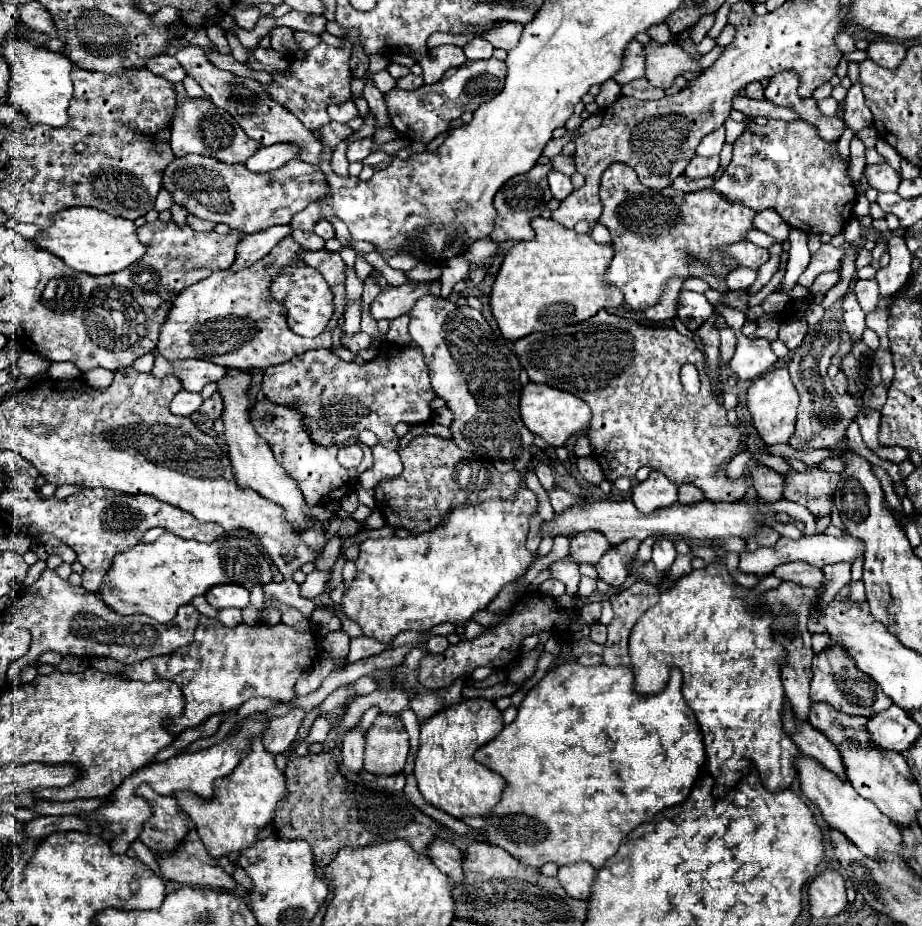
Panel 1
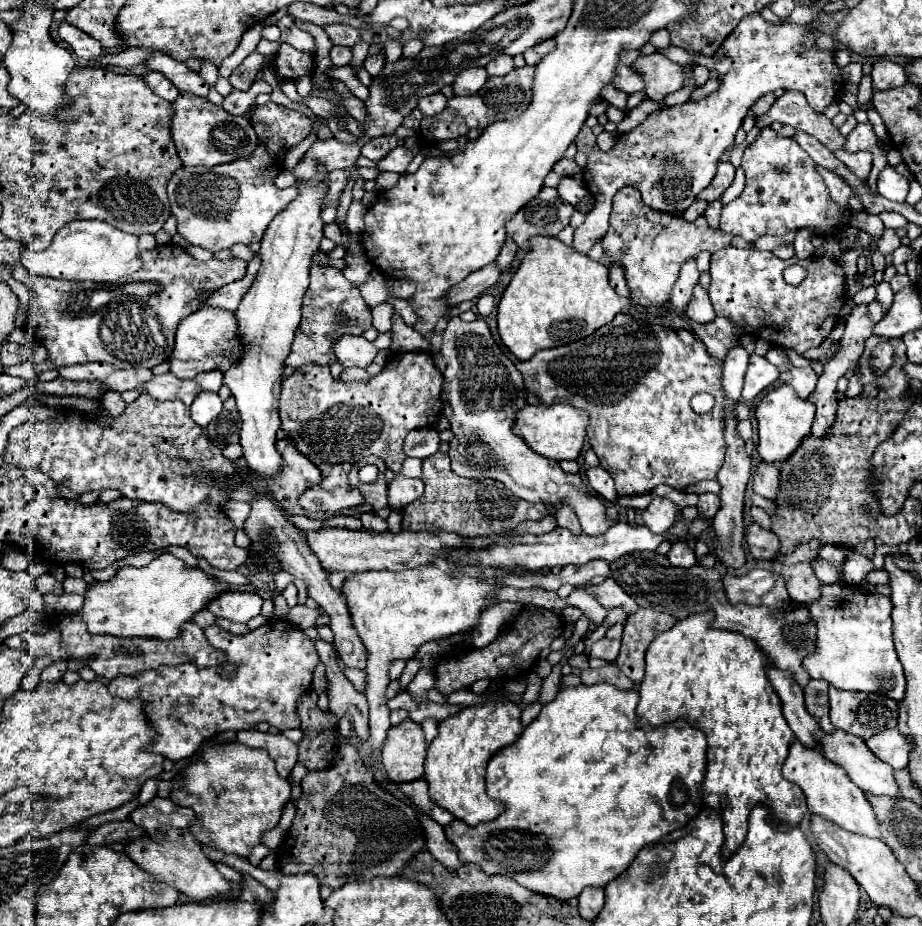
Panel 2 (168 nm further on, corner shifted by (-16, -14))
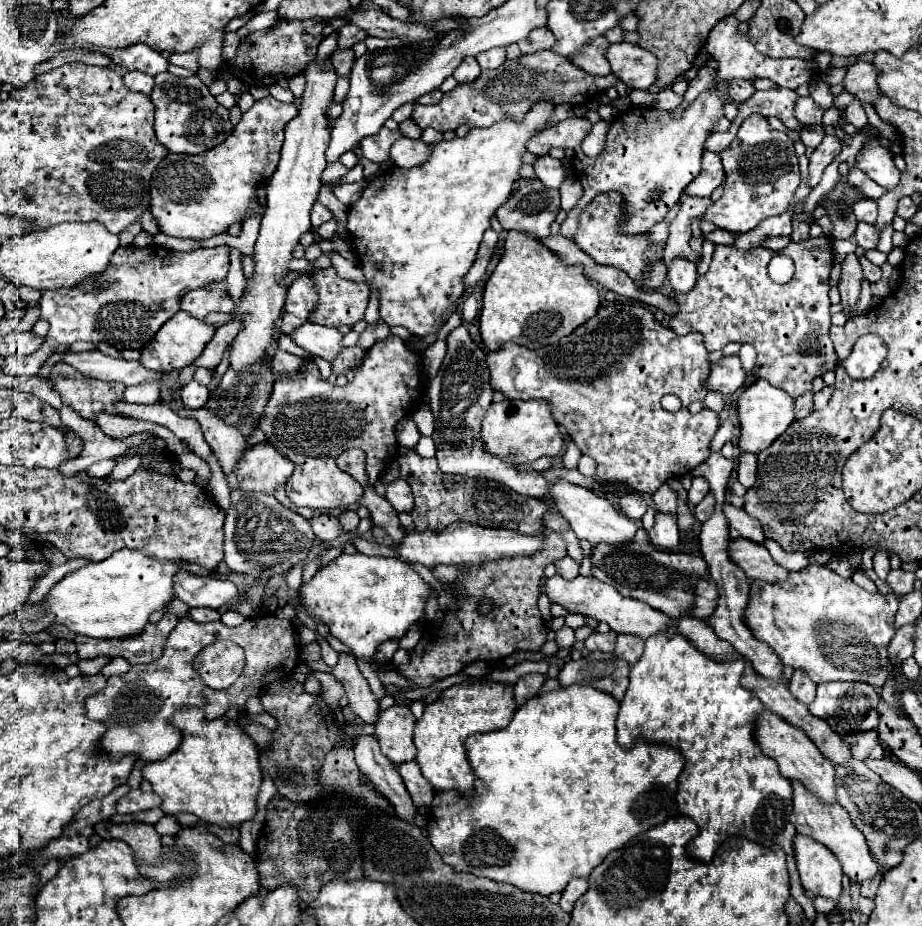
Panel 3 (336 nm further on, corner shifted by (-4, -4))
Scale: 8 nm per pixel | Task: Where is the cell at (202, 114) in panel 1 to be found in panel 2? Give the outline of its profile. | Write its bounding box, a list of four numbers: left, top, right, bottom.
[172,92,258,166]

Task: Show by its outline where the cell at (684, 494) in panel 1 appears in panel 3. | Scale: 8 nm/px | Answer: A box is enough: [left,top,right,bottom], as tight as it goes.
[688,478,710,506]

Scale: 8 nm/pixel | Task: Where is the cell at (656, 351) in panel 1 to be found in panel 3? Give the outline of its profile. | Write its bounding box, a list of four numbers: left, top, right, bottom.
[488,304,720,494]

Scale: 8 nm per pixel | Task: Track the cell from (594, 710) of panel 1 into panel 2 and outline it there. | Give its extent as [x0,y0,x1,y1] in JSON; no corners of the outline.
[446,684,706,900]

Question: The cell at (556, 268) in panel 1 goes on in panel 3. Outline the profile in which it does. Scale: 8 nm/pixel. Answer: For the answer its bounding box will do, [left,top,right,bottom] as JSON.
[480,232,598,350]

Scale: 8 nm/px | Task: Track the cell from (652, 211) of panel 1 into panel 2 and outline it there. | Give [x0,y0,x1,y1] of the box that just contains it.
[602,188,732,308]

